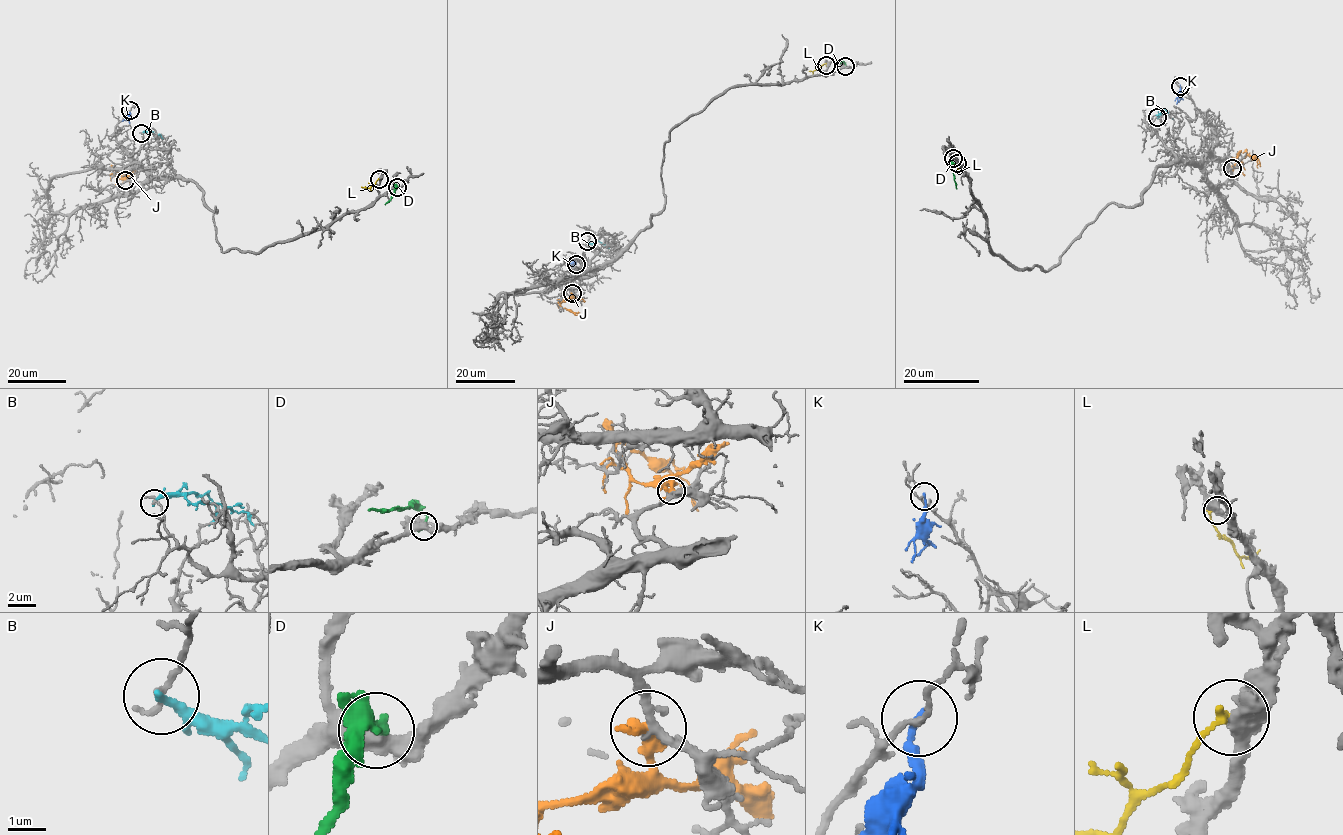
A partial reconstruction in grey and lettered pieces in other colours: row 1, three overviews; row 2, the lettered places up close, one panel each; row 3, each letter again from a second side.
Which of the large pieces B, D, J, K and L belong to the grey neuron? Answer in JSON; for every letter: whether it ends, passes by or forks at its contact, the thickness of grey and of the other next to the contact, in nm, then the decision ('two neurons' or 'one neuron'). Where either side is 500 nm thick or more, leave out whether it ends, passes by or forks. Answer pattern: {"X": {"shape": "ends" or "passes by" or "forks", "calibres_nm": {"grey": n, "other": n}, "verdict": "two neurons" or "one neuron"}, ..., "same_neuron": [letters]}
{"B": {"shape": "ends", "calibres_nm": {"grey": 200, "other": 260}, "verdict": "two neurons"}, "D": {"shape": "ends", "calibres_nm": {"grey": 440, "other": 200}, "verdict": "two neurons"}, "J": {"shape": "ends", "calibres_nm": {"grey": 240, "other": 480}, "verdict": "two neurons"}, "K": {"shape": "ends", "calibres_nm": {"grey": 130, "other": 190}, "verdict": "two neurons"}, "L": {"shape": "ends", "calibres_nm": {"grey": 440, "other": 200}, "verdict": "two neurons"}, "same_neuron": []}

